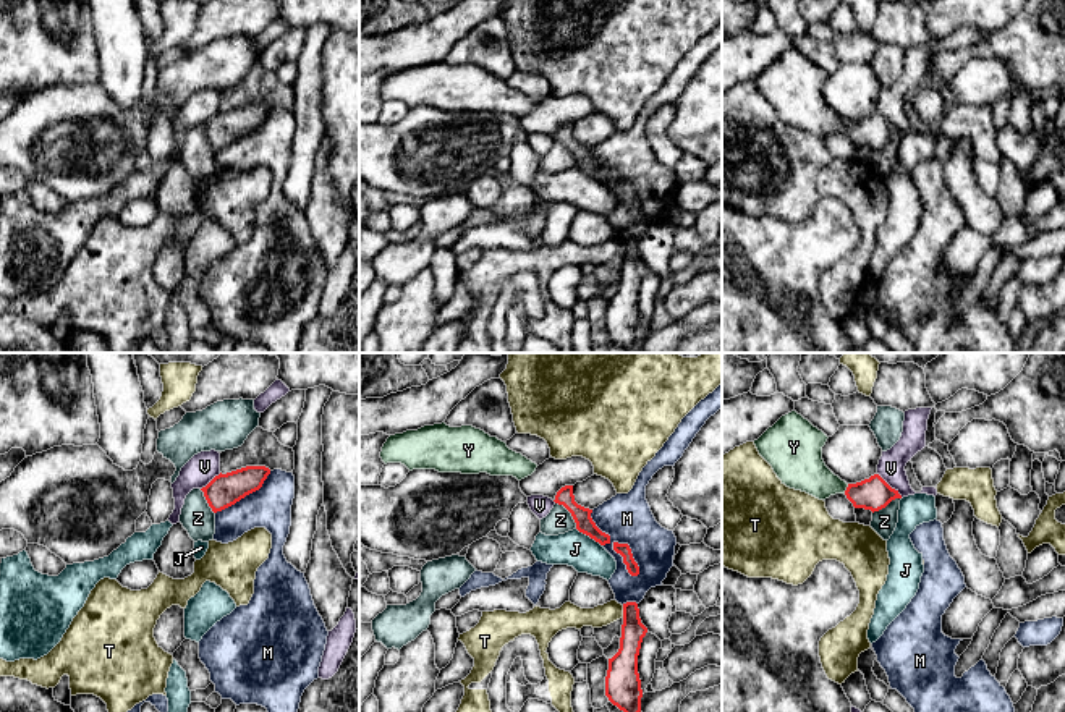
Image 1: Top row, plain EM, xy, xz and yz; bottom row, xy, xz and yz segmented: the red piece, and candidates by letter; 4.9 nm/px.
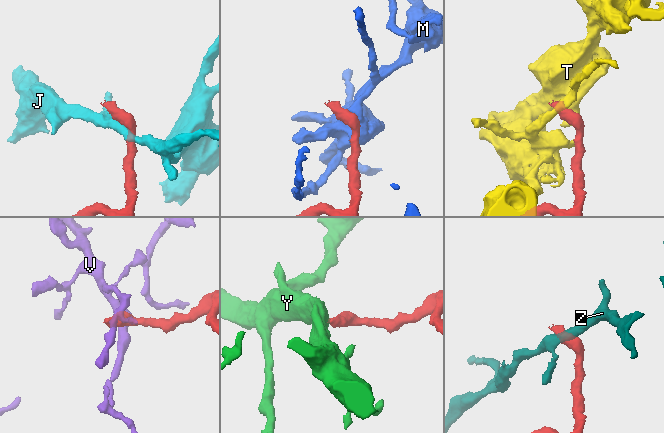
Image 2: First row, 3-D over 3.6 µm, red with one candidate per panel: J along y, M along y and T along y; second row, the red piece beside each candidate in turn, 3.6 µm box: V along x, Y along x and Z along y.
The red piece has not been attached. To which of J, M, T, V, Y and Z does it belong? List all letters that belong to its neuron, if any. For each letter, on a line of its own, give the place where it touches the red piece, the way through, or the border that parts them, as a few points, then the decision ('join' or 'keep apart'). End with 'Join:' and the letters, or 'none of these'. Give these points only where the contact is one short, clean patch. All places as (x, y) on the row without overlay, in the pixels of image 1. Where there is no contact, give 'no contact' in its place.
J: meets red in xz at (589, 173); border along xz (577, 165), (601, 183); keep apart
M: meets red in xz at (614, 182); keep apart
T: meets red in xz at (623, 250); border along xz (622, 243), (623, 254); keep apart
V: meets red in yz at (889, 123); border along yz (878, 110), (902, 135); keep apart
Y: meets red in yz at (847, 127); runs through yz (874, 131), (857, 131), (847, 127), (821, 120), (801, 105); join
Z: meets red in xz at (570, 149); border along xz (555, 139), (570, 151), (577, 165); keep apart
Join: Y

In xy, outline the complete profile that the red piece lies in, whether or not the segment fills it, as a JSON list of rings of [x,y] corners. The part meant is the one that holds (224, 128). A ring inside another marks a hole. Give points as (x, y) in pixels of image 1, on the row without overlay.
[[[246,104],[227,112],[220,110],[201,128],[212,149],[217,150],[259,128],[269,112],[270,107],[265,104]]]

